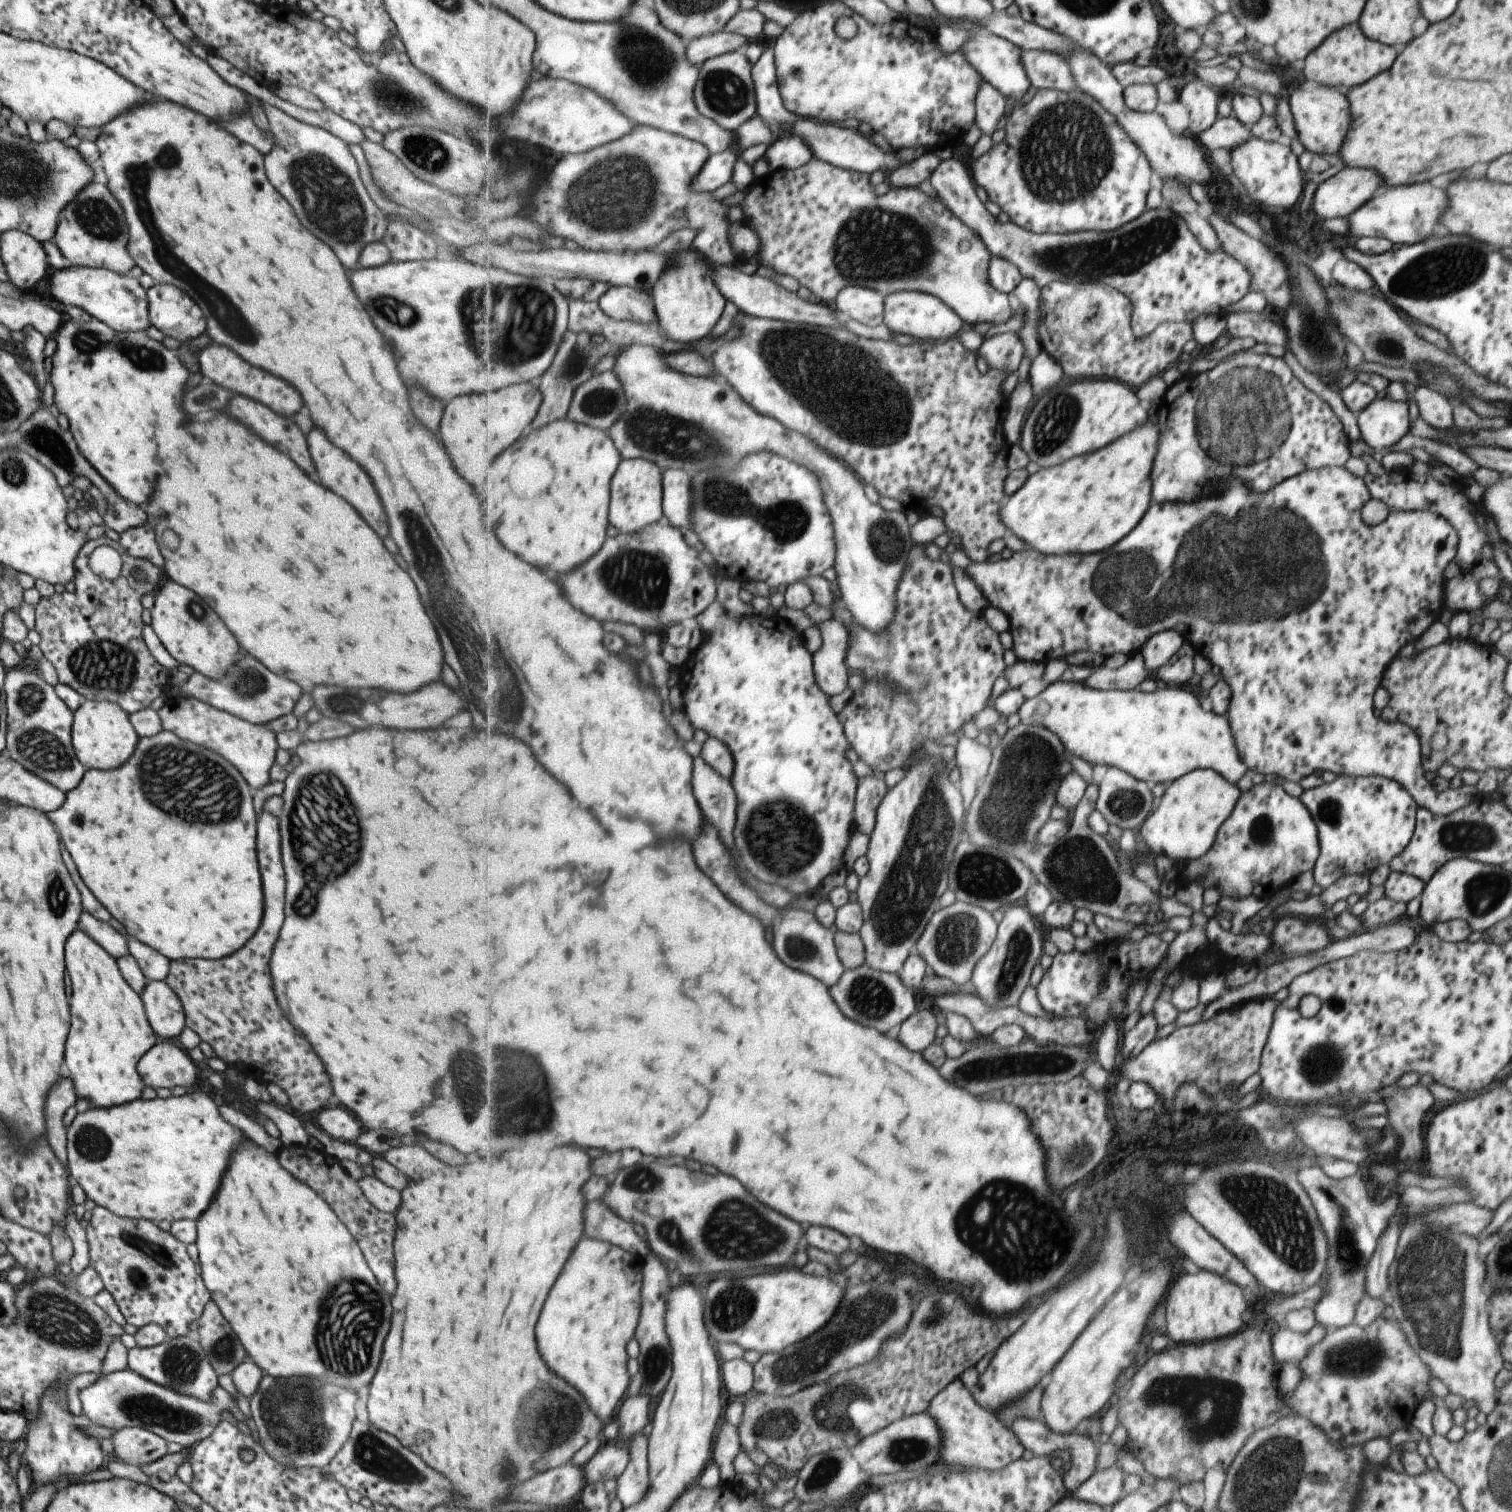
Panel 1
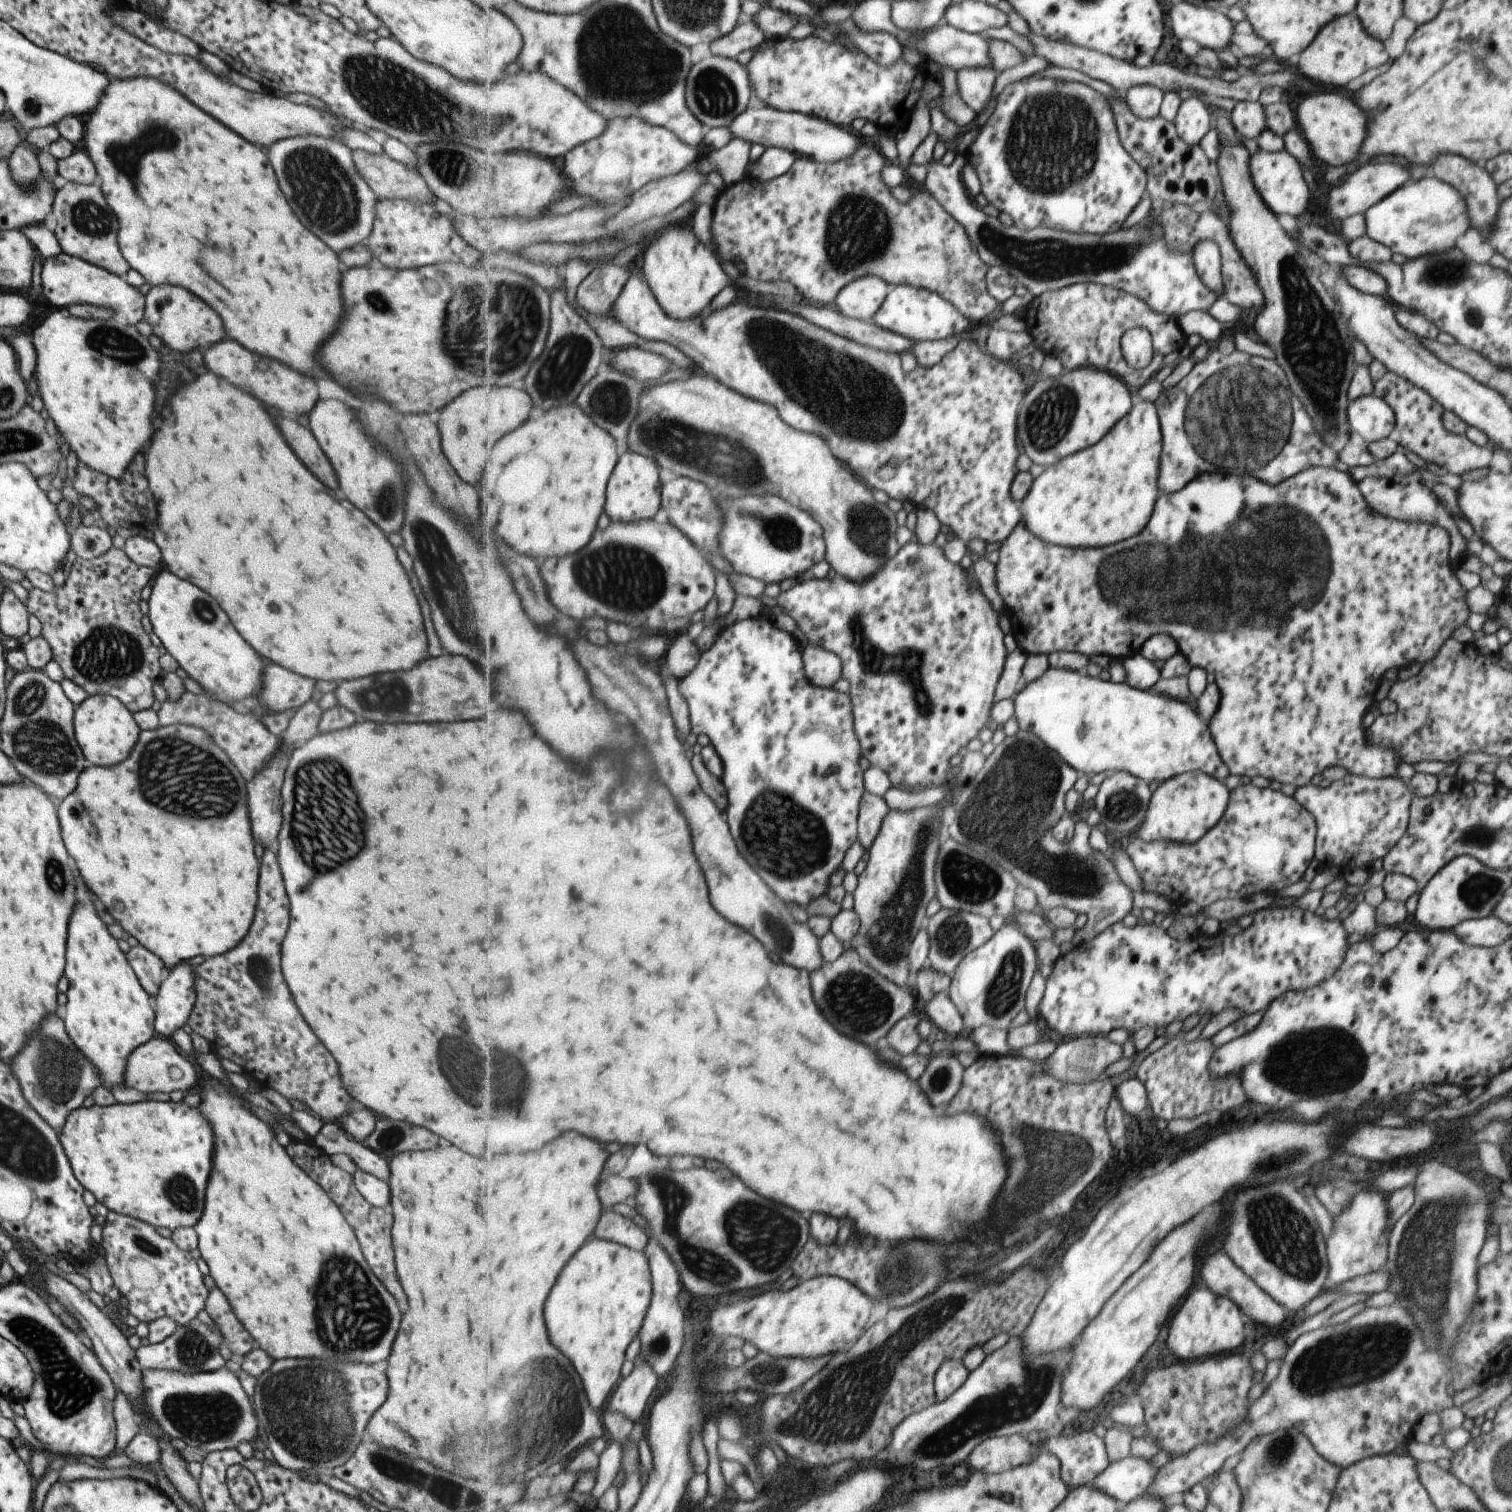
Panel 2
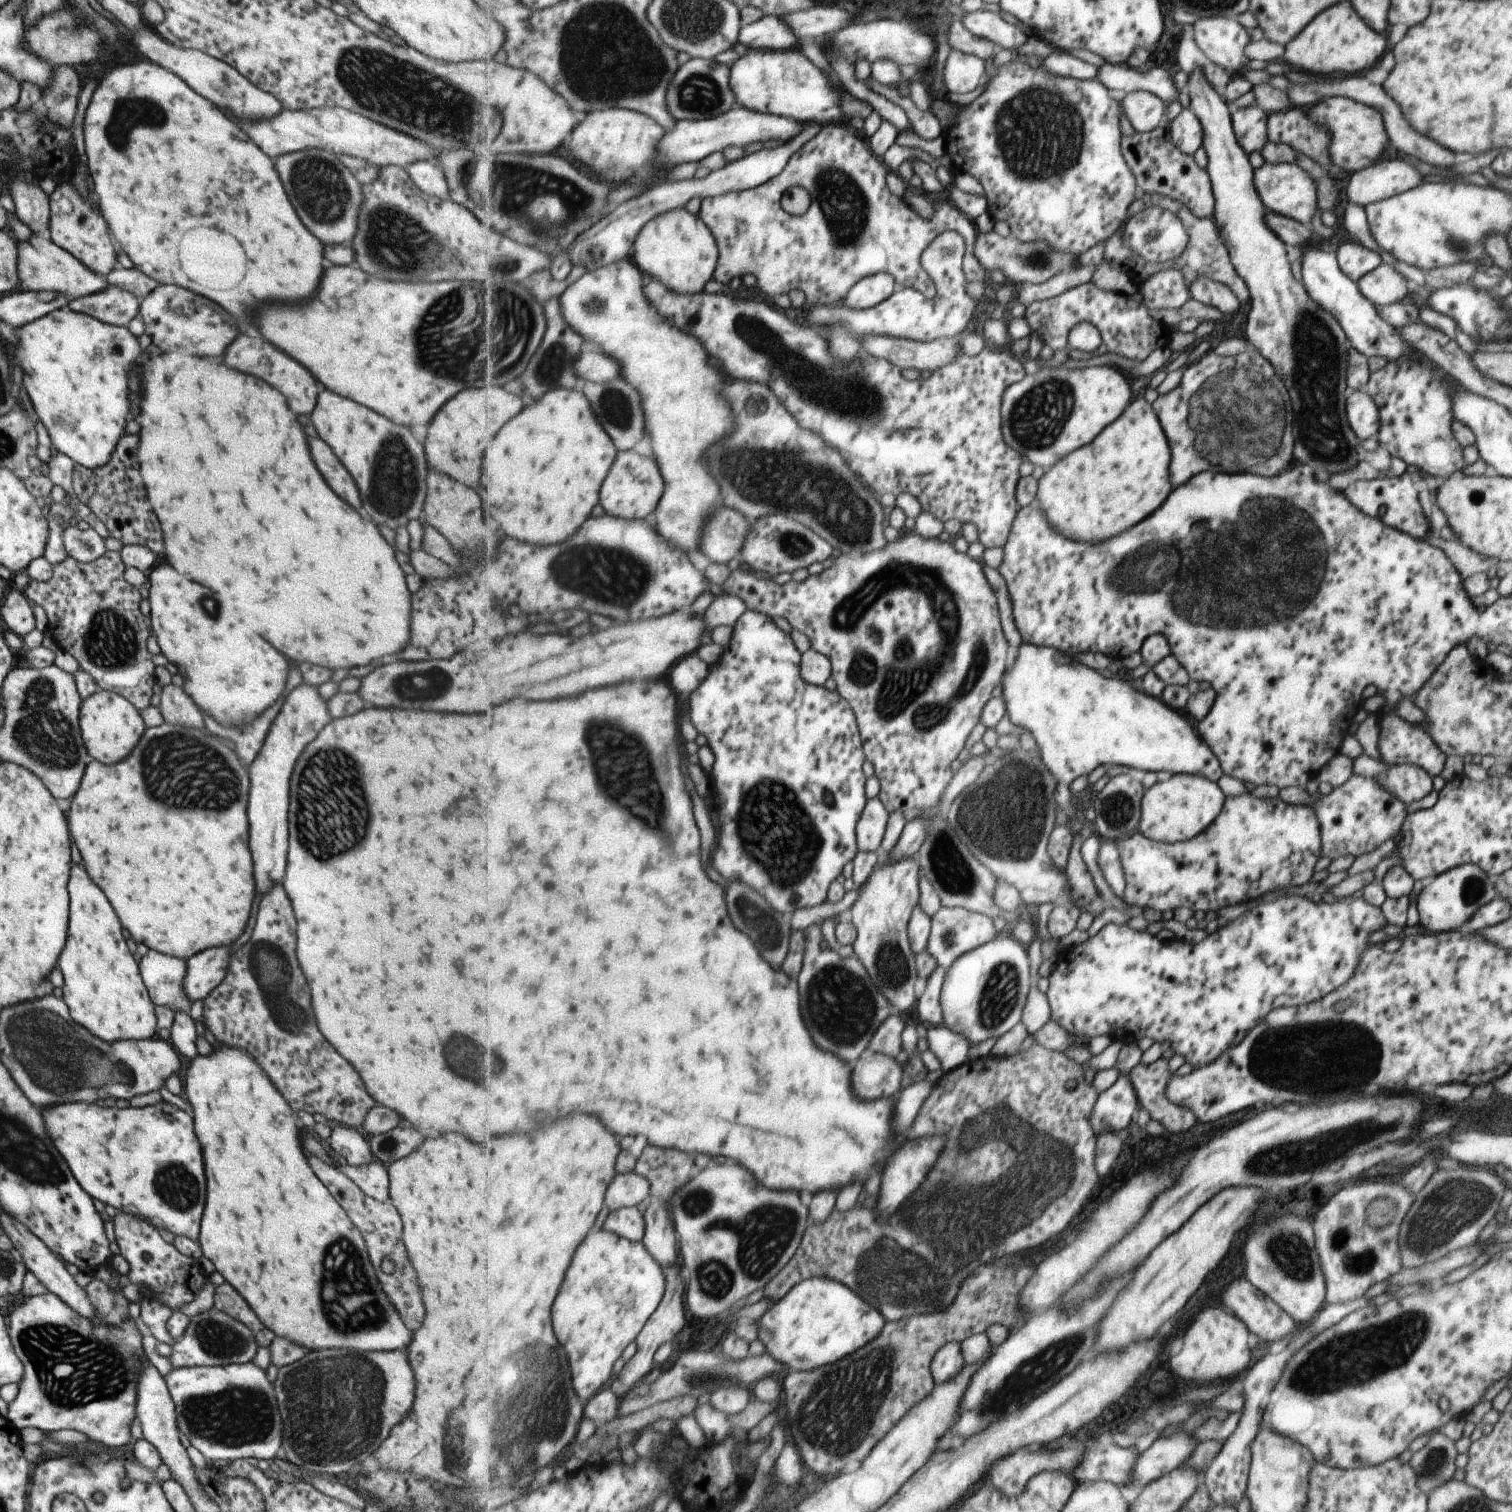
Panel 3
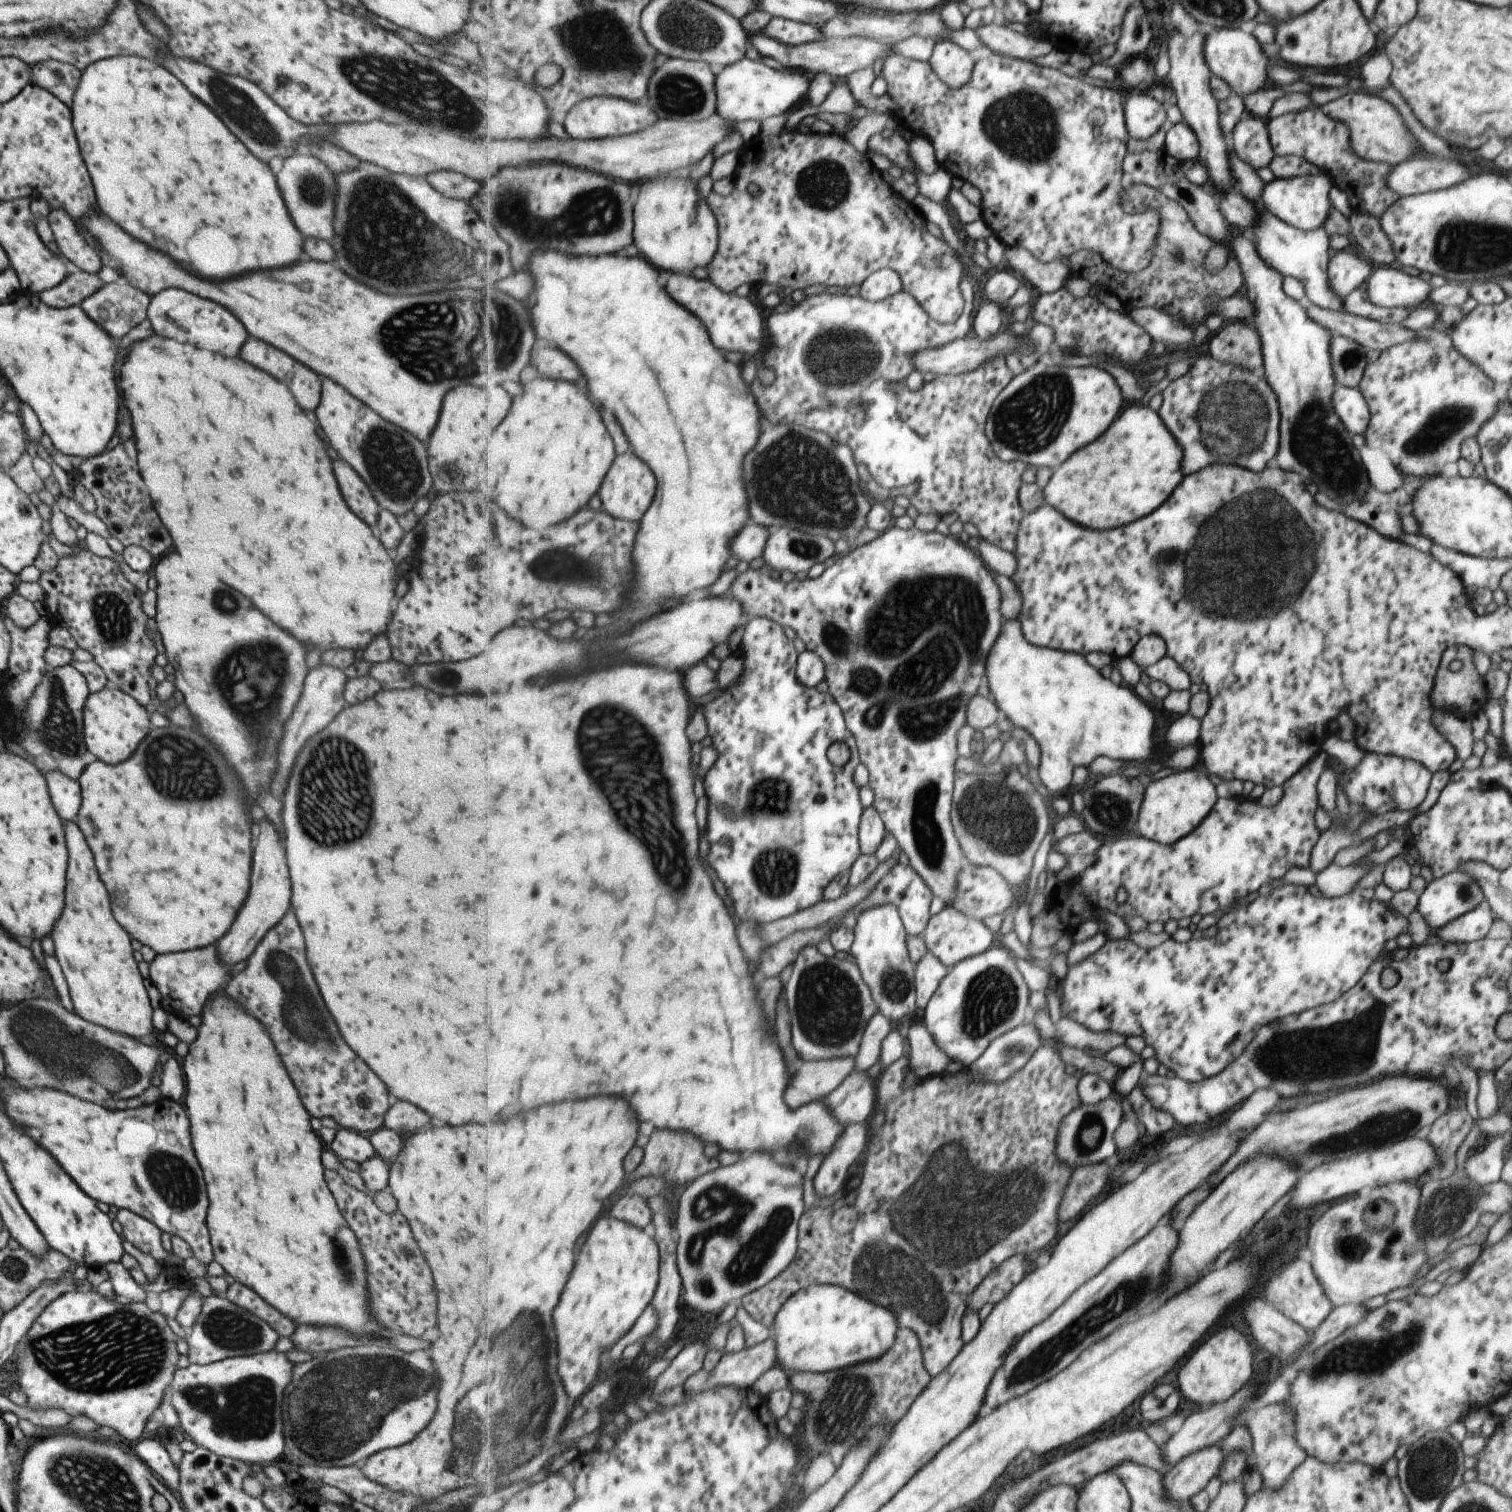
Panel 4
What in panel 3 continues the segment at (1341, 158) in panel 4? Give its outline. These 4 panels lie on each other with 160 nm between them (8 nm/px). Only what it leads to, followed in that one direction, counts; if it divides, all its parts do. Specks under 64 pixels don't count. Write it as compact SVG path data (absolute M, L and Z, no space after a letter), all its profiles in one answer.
M1291 106L1268 114L1267 138L1271 143L1290 146L1324 169L1331 163L1328 155L1330 134L1310 119L1308 107Z

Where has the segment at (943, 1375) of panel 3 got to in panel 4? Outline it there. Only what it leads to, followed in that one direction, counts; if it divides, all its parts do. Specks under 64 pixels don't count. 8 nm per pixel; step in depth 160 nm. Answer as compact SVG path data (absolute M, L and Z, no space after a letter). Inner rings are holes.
M1049 1044L1041 1047L1034 1055L1033 1058L1028 1060L1028 1063L1019 1071L1016 1072L1009 1080L1002 1083L973 1083L969 1078L968 1068L961 1068L957 1073L937 1075L934 1077L927 1077L926 1079L920 1079L919 1082L910 1089L903 1088L905 1084L905 1078L907 1073L905 1068L901 1068L901 1062L907 1062L907 1060L897 1060L884 1068L880 1079L877 1080L876 1085L876 1112L882 1111L884 1113L884 1124L876 1129L863 1154L863 1182L857 1190L853 1190L847 1194L847 1198L843 1200L836 1200L832 1205L821 1208L815 1207L807 1209L802 1216L798 1228L798 1255L795 1260L787 1267L777 1278L774 1278L765 1287L761 1287L759 1290L749 1293L742 1299L742 1304L746 1308L746 1311L751 1316L758 1320L766 1327L773 1328L775 1319L778 1318L779 1311L782 1310L786 1302L793 1296L797 1295L799 1291L811 1287L814 1284L818 1285L837 1285L845 1287L851 1292L858 1293L859 1296L866 1297L867 1300L873 1301L877 1304L883 1305L885 1308L894 1309L898 1314L899 1324L901 1327L906 1327L914 1330L918 1333L920 1340L922 1341L922 1351L924 1352L924 1363L926 1369L933 1377L939 1376L951 1363L954 1362L955 1357L963 1350L966 1343L962 1335L962 1319L967 1314L967 1308L969 1306L969 1300L973 1296L974 1292L978 1290L979 1285L989 1276L991 1272L1001 1267L1003 1262L1009 1260L1016 1254L1026 1255L1030 1252L1035 1252L1043 1246L1047 1246L1055 1234L1057 1234L1058 1214L1060 1212L1060 1204L1067 1185L1071 1180L1073 1171L1069 1165L1064 1161L1061 1161L1056 1155L1056 1138L1058 1137L1058 1130L1060 1129L1063 1119L1079 1108L1082 1104L1081 1097L1079 1096L1078 1084L1080 1079L1075 1078L1072 1074L1072 1069L1066 1064L1066 1061L1062 1059L1062 1056ZM989 1122L993 1124L991 1130L995 1132L995 1136L999 1134L1001 1138L1001 1124L1005 1126L1013 1126L1013 1132L1011 1132L1011 1140L1013 1140L1013 1152L1019 1156L1021 1160L1021 1166L1019 1166L1019 1174L1017 1176L989 1176L987 1172L979 1170L977 1166L973 1166L967 1158L967 1152L963 1148L959 1148L957 1144L965 1146L967 1150L971 1150L969 1154L973 1154L973 1158L977 1160L979 1156L983 1158L985 1156L985 1138L989 1138ZM973 1138L979 1138L979 1154L973 1152L973 1146L969 1146L971 1142L975 1142Z

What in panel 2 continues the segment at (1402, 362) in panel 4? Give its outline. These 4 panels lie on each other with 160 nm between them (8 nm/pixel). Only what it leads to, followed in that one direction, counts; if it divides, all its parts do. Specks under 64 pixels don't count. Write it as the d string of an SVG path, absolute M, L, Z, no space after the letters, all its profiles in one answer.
M1386 370L1381 378L1372 382L1372 395L1387 400L1387 404L1395 408L1394 430L1399 435L1397 444L1401 452L1409 450L1445 473L1462 475L1471 469L1488 467L1491 450L1487 446L1475 446L1465 436L1447 431L1442 418L1445 409L1418 385L1411 384L1405 377Z

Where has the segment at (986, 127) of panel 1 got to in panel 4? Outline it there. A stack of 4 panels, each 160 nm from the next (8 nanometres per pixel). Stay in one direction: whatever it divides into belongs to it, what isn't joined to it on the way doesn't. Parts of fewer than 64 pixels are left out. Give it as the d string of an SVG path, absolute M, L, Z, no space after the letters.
M947 40L937 43L930 63L939 78L956 89L971 82L976 65L968 50Z

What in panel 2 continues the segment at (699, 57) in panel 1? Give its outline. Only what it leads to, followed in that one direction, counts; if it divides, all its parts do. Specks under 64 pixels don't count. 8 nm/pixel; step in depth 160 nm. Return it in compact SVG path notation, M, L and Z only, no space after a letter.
M753 20L739 25L730 35L724 36L709 45L710 52L720 57L736 59L743 50L757 50L765 40L775 39Z

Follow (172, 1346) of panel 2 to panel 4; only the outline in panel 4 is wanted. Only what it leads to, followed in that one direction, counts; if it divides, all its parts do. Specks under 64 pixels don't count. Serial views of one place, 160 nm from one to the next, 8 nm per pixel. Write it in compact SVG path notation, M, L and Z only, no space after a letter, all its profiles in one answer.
M225 1296L205 1297L201 1312L187 1332L187 1360L190 1364L206 1365L224 1358L252 1355L273 1350L278 1332L252 1312L233 1304Z

